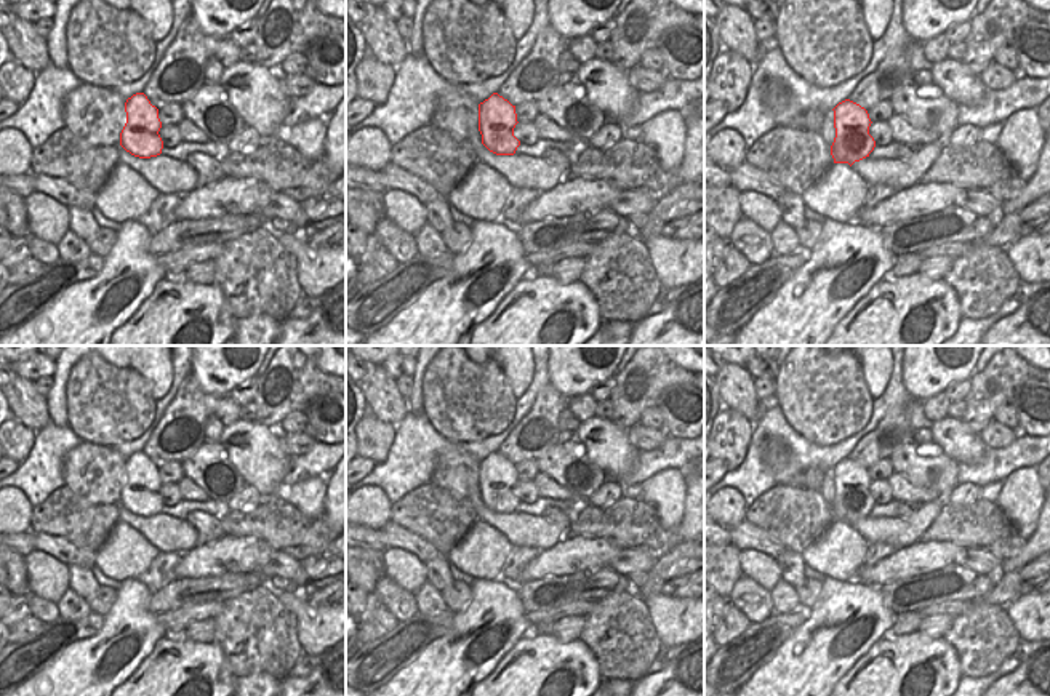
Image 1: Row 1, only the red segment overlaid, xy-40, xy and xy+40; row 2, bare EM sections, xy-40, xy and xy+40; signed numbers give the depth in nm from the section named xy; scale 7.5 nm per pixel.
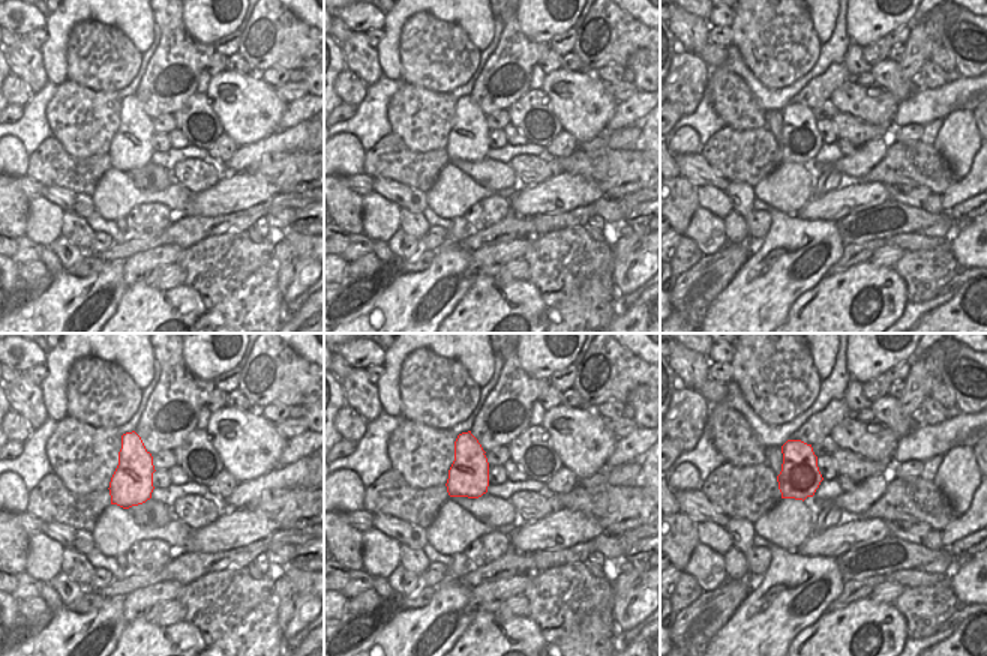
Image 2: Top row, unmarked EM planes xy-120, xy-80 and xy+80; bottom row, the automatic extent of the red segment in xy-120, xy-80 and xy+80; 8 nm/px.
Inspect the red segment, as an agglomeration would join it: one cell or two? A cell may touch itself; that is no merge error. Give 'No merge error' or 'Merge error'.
No merge error

